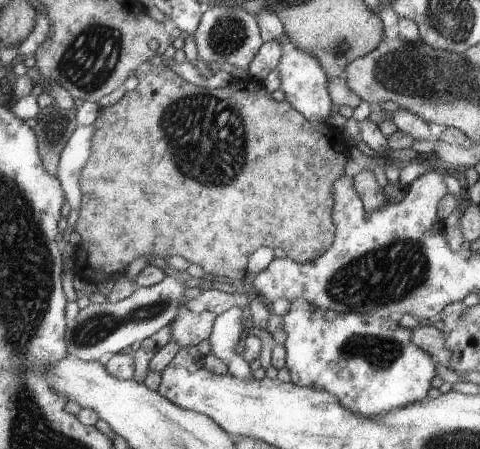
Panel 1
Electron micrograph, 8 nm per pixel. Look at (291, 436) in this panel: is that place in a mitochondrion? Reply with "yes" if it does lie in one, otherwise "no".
no

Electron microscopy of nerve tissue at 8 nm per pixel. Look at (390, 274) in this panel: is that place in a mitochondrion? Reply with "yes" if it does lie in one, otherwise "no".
yes

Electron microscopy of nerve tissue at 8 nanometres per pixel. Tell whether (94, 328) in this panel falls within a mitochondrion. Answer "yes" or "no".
yes

